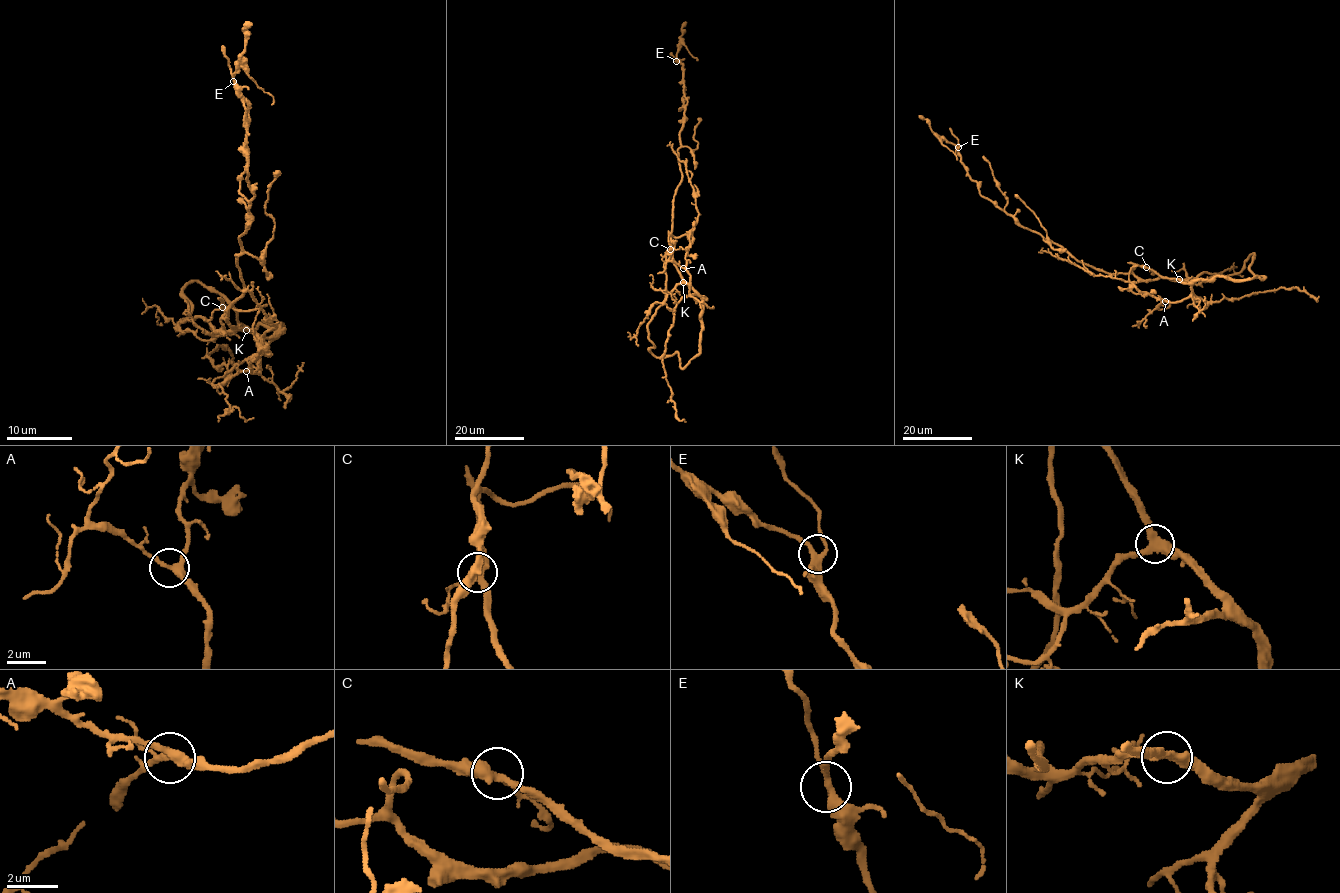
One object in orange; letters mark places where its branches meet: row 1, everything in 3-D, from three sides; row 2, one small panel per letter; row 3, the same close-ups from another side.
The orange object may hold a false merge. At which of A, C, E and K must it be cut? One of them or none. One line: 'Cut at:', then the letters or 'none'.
Cut at: none

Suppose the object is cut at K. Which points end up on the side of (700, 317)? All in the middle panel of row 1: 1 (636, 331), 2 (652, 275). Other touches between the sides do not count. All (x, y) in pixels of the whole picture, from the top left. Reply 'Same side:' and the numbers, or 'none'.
Same side: none

